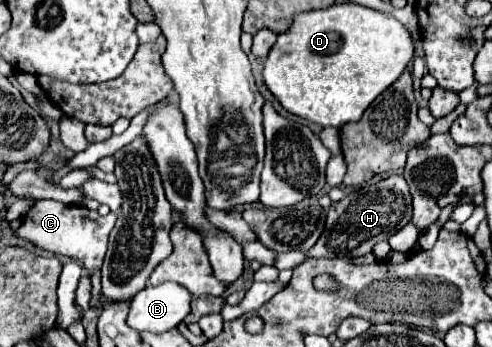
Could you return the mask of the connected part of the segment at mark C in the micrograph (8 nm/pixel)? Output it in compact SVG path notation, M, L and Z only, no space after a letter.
M40 199L34 203L34 207L22 217L22 225L16 231L16 235L32 241L34 245L46 249L46 251L56 251L60 255L68 255L74 259L80 259L88 275L94 275L100 271L106 255L106 245L108 245L108 235L114 229L116 223L116 213L108 213L106 217L98 217L92 213L76 213L74 205L64 205L60 201L48 201Z

